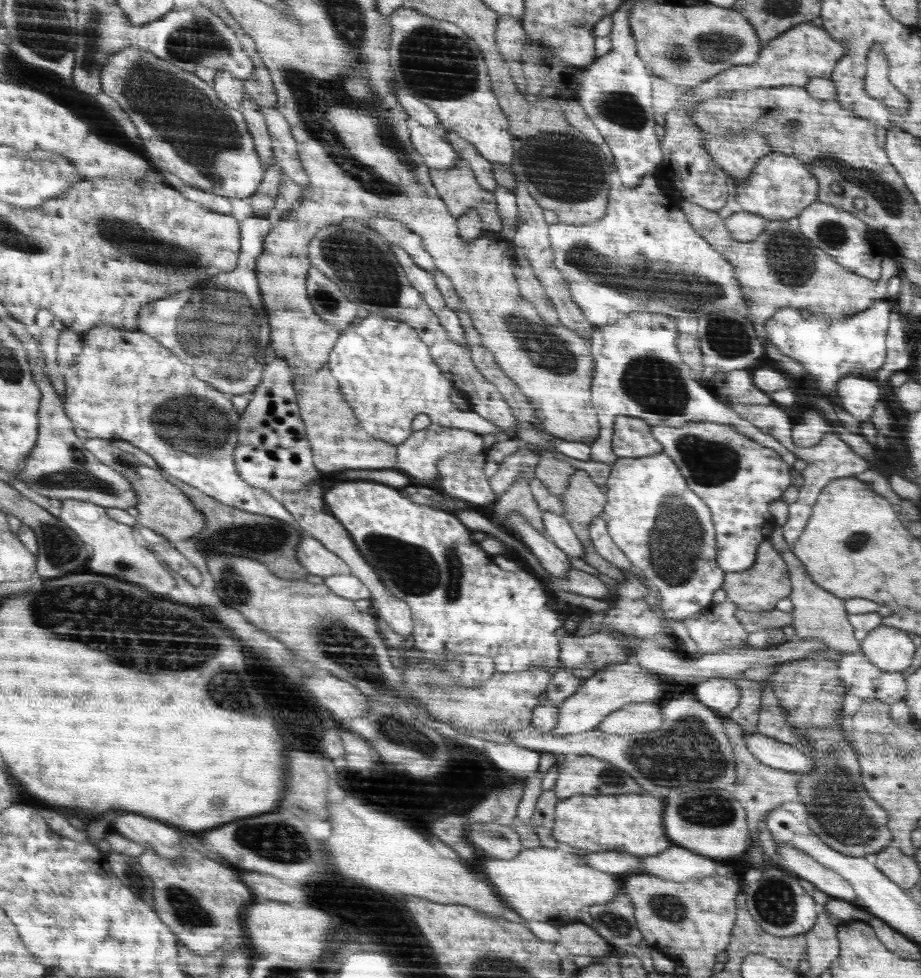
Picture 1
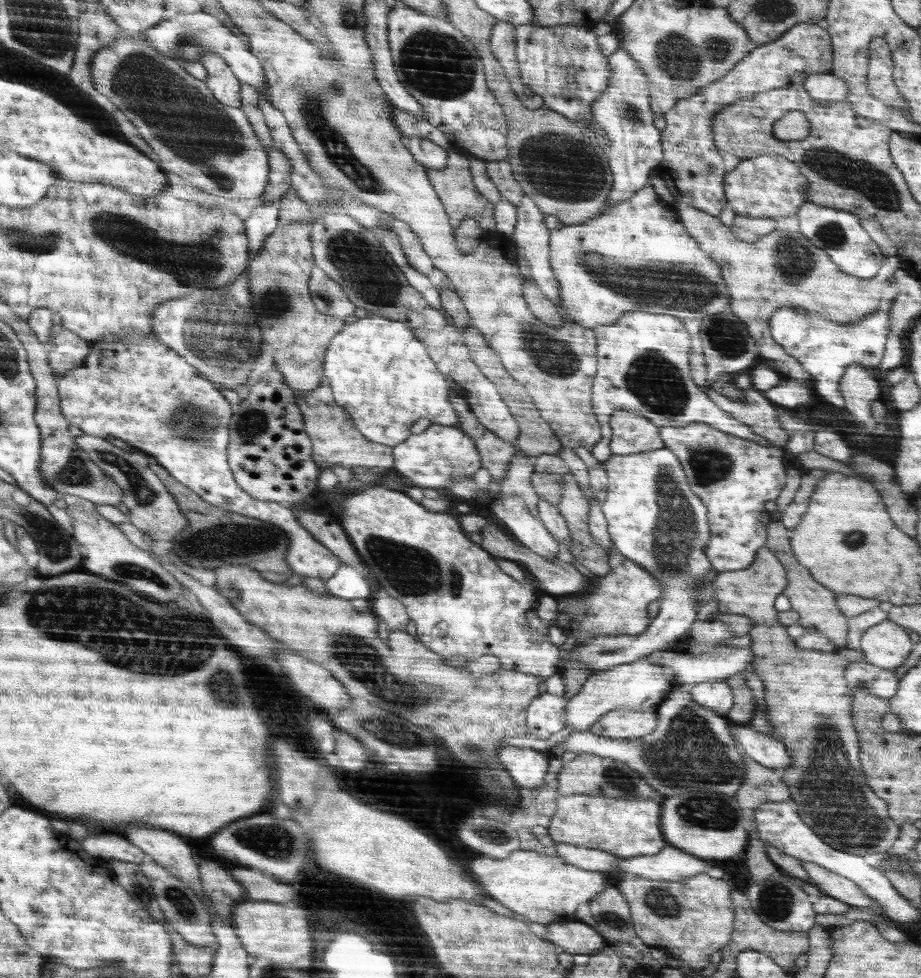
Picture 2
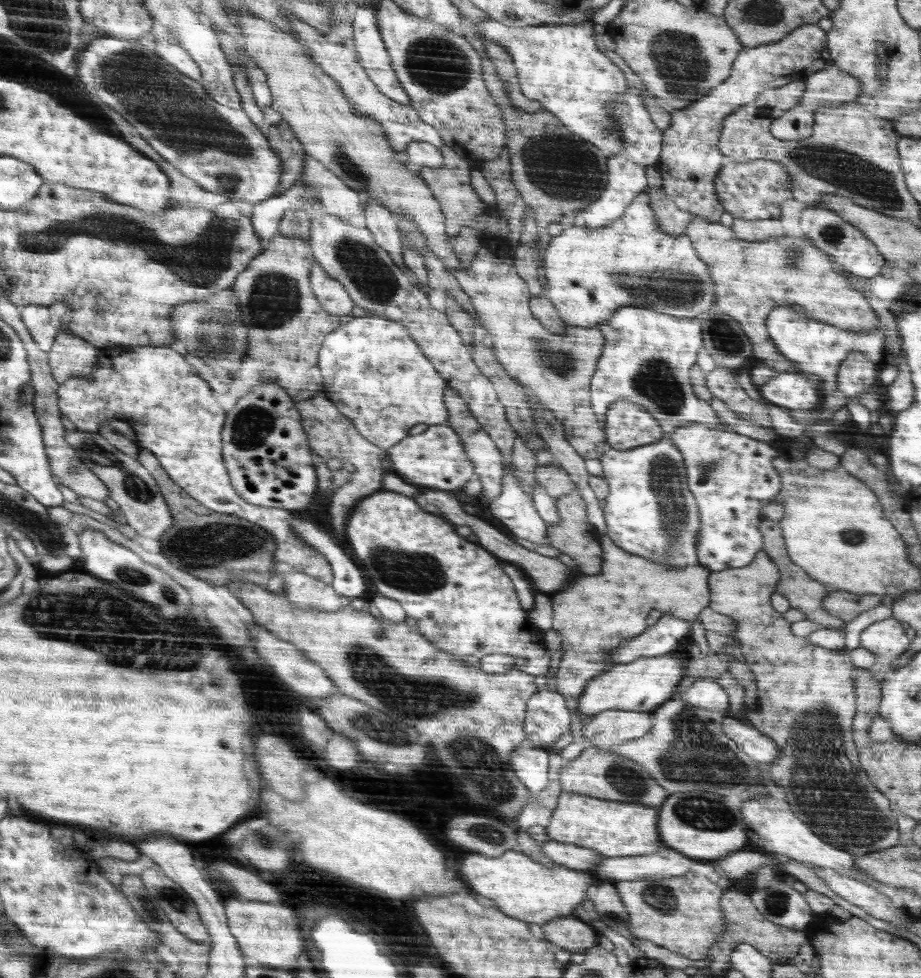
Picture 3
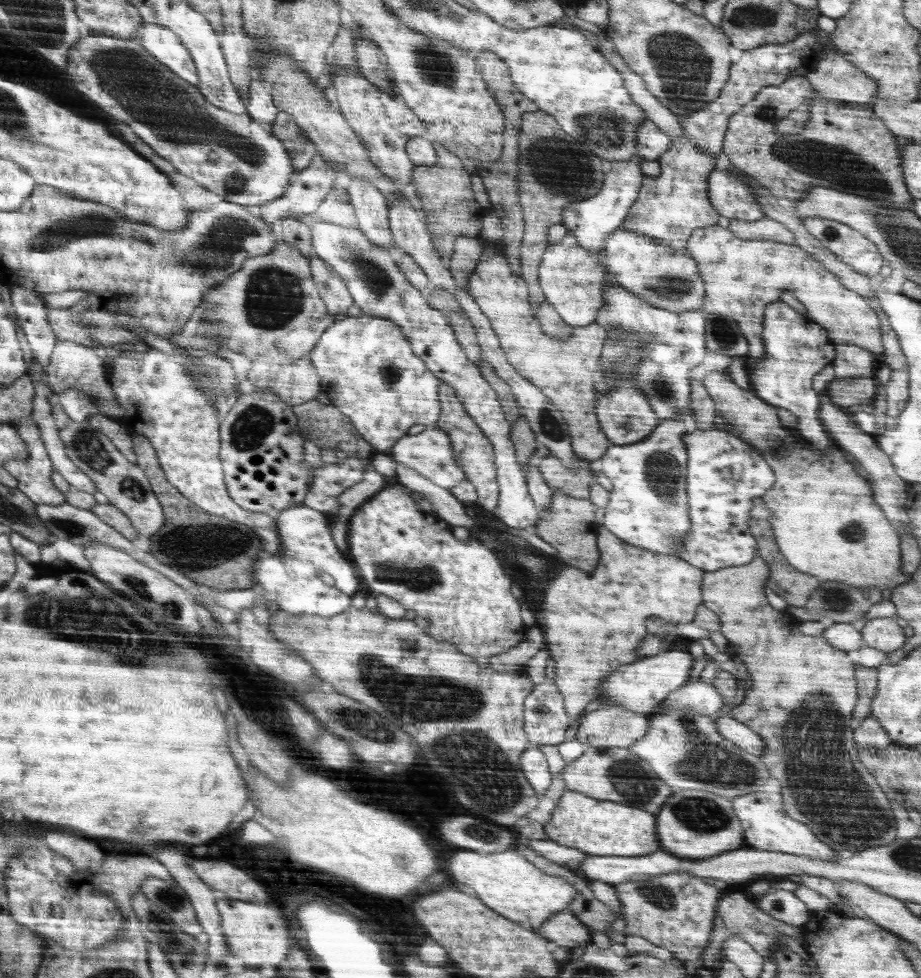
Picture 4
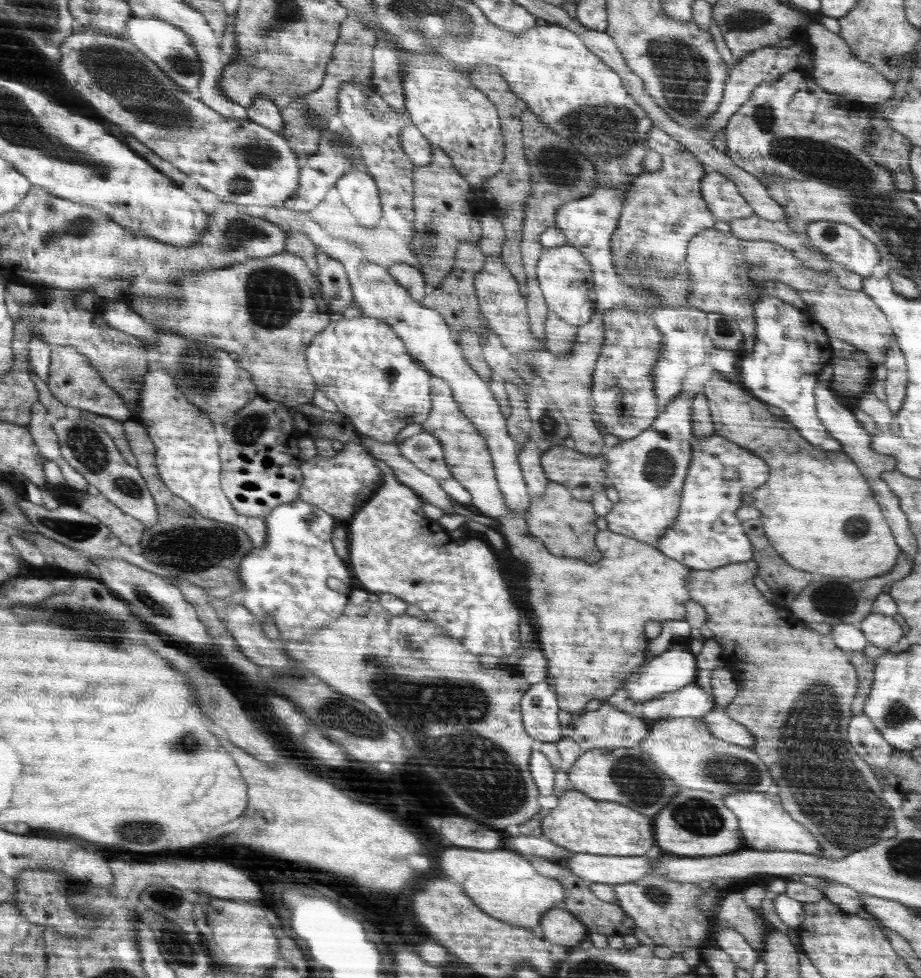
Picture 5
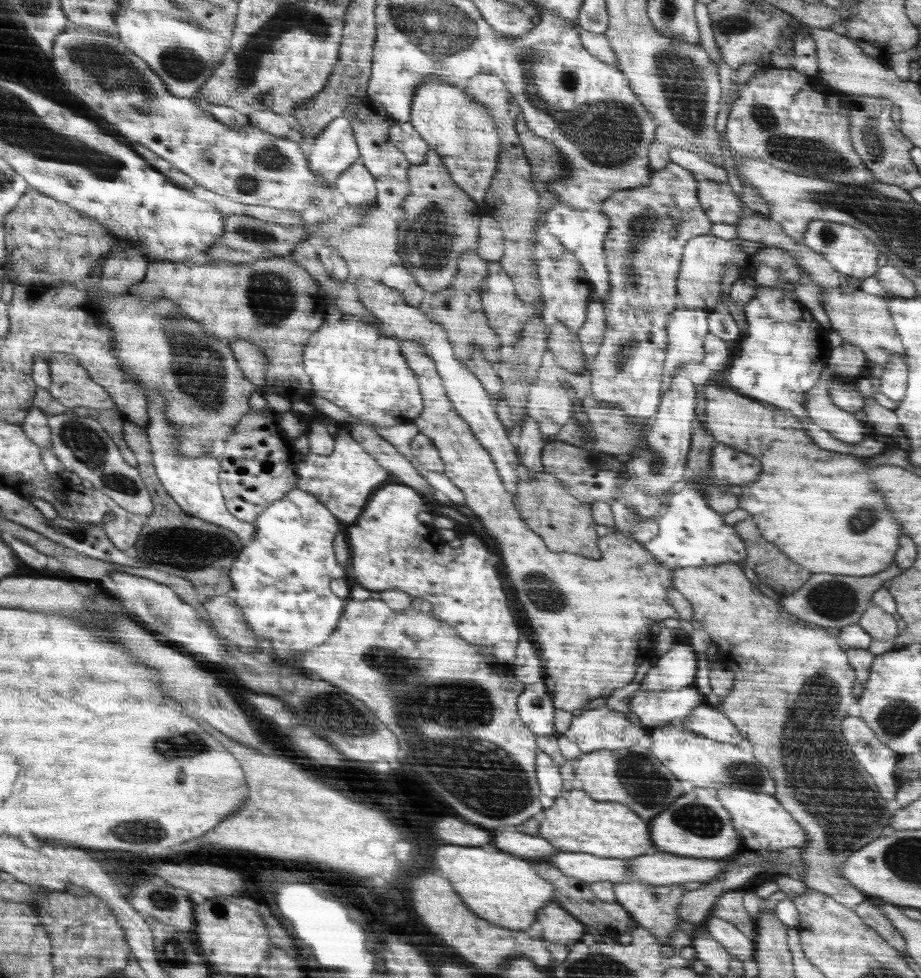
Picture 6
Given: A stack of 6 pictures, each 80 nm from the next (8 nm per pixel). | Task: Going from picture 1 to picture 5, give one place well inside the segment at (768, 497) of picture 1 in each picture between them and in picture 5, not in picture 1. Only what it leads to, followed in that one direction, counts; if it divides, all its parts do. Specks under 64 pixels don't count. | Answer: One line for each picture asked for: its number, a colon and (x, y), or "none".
2: (734, 477)
3: (730, 474)
4: (724, 473)
5: (708, 535)

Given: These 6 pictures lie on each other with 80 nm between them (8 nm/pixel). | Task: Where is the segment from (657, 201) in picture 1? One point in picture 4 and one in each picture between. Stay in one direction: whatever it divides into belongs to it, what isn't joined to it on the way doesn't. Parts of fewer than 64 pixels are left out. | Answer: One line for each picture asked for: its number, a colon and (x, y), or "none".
2: (638, 256)
3: (590, 274)
4: (572, 280)

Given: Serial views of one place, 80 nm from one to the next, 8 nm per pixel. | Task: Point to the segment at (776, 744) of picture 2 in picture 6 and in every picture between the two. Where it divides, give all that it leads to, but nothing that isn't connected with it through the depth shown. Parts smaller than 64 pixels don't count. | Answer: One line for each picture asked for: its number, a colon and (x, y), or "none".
3: (755, 743)
4: (732, 729)
5: (719, 722)
6: (708, 720)

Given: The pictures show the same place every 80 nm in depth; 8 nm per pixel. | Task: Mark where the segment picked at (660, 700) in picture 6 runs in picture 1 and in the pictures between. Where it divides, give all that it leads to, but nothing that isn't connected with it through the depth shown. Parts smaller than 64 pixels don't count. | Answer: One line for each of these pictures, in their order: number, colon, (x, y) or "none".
1: (723, 695)
2: (718, 696)
3: (704, 693)
4: (703, 698)
5: (691, 701)

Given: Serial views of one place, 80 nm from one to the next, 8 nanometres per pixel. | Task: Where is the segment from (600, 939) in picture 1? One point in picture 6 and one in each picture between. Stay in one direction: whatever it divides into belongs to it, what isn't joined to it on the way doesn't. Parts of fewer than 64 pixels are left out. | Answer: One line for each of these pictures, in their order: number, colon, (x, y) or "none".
2: (575, 937)
3: (574, 935)
4: (563, 927)
5: (559, 926)
6: (558, 926)

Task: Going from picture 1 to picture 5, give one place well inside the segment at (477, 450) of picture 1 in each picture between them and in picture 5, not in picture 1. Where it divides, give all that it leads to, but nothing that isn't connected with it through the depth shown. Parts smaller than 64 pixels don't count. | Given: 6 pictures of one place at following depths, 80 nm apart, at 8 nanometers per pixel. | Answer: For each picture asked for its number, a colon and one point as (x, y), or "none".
2: (440, 455)
3: (435, 457)
4: (429, 452)
5: (423, 449)

